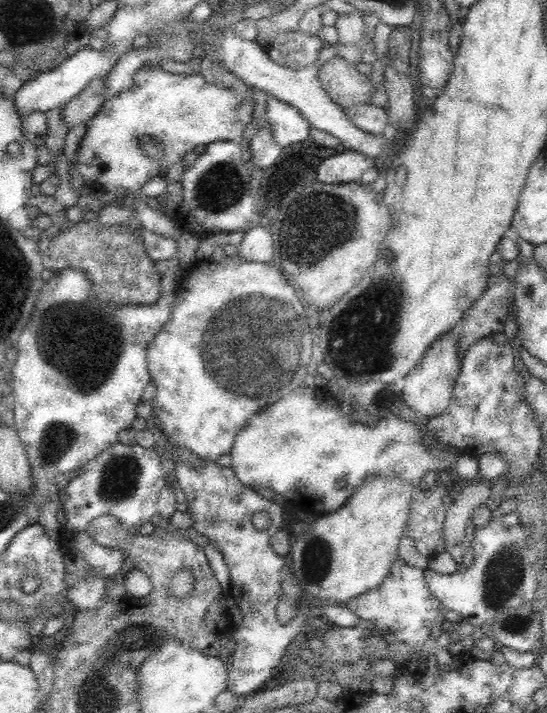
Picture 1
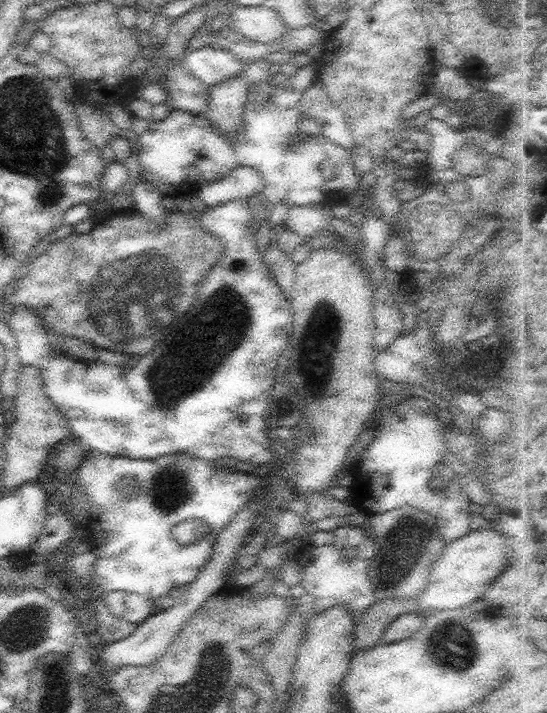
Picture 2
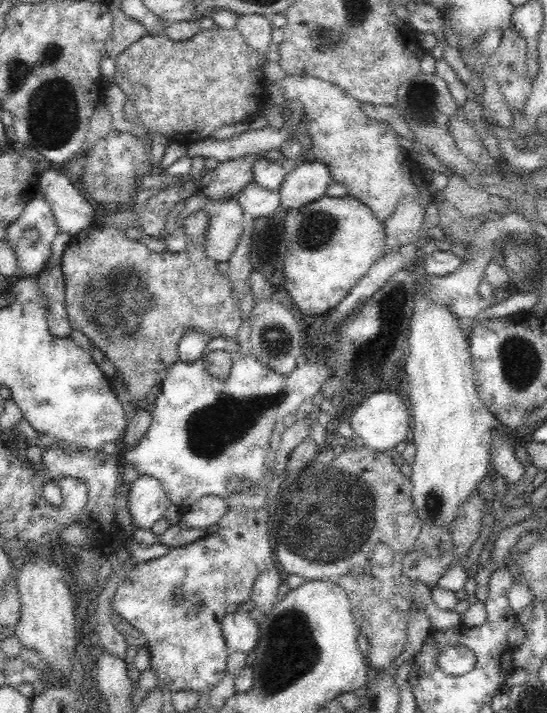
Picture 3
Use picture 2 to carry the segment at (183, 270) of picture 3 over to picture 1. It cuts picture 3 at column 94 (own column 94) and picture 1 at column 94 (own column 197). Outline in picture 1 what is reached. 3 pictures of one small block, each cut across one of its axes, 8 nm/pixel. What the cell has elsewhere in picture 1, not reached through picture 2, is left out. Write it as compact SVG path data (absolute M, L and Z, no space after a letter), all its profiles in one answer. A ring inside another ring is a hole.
M93 215L72 223L67 230L61 230L56 237L47 238L50 242L48 250L41 252L43 268L48 268L53 272L62 269L80 269L88 275L94 293L98 299L104 303L112 305L149 305L154 304L162 294L160 280L162 275L161 266L154 262L144 250L143 240L136 239L123 224L104 226L97 222L97 217L93 221Z

